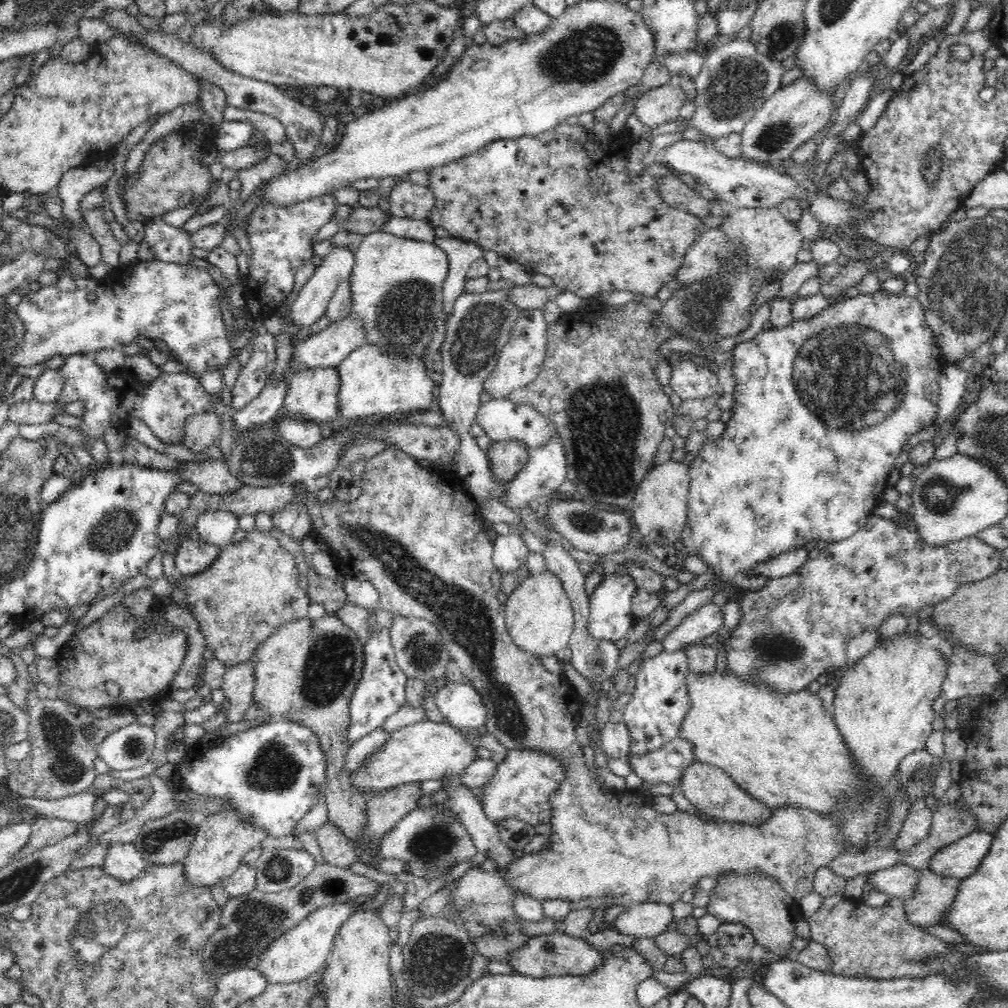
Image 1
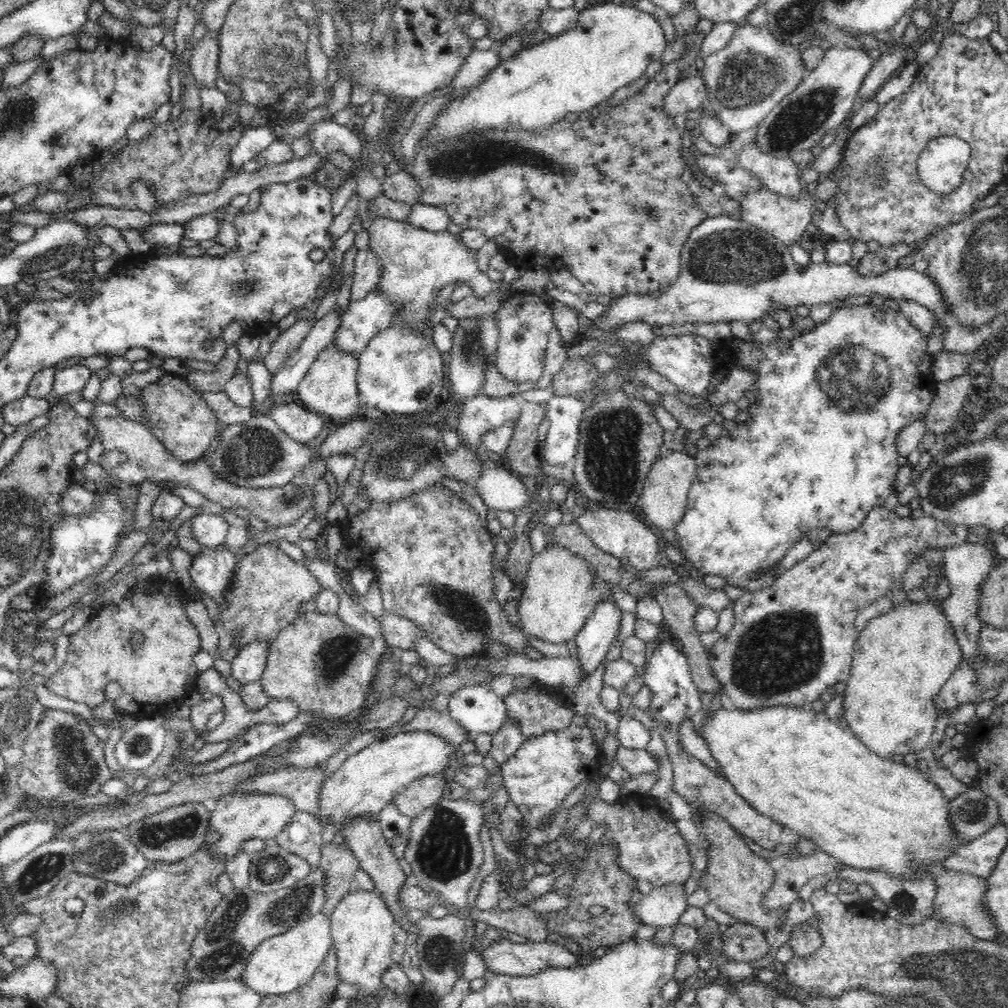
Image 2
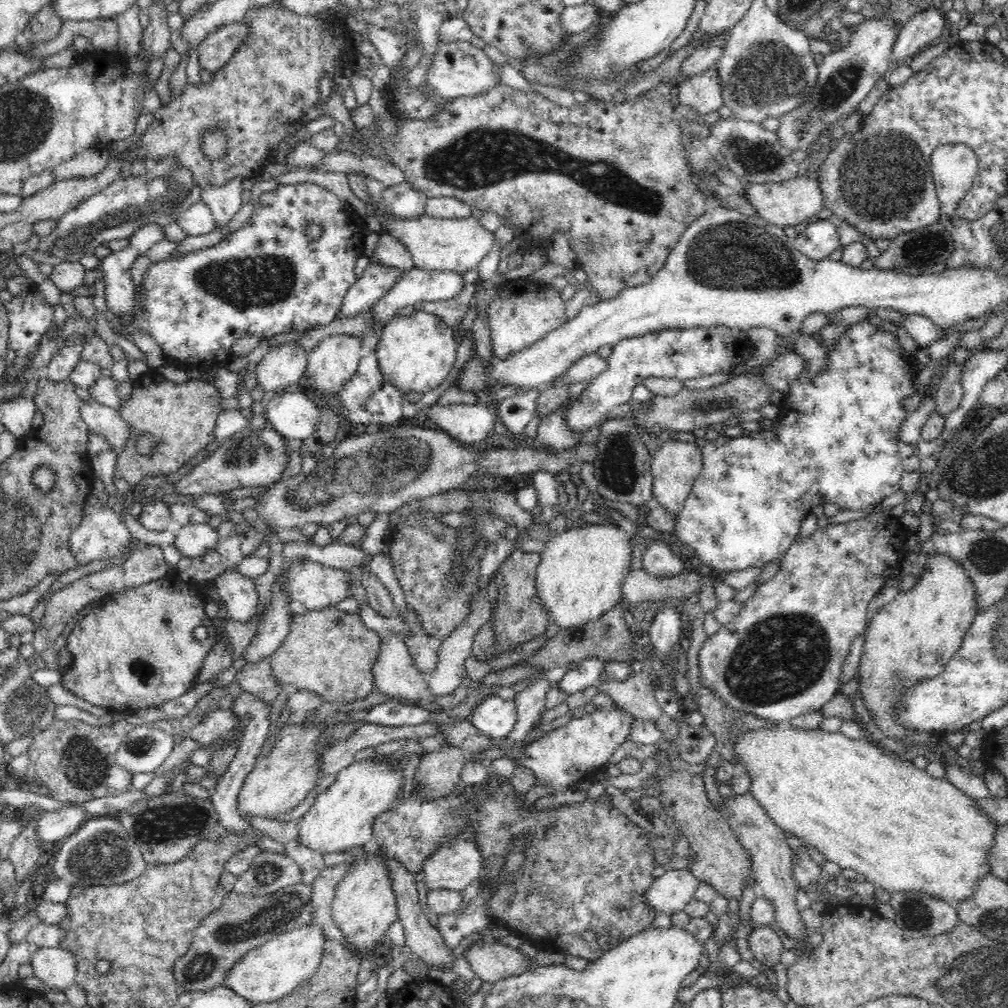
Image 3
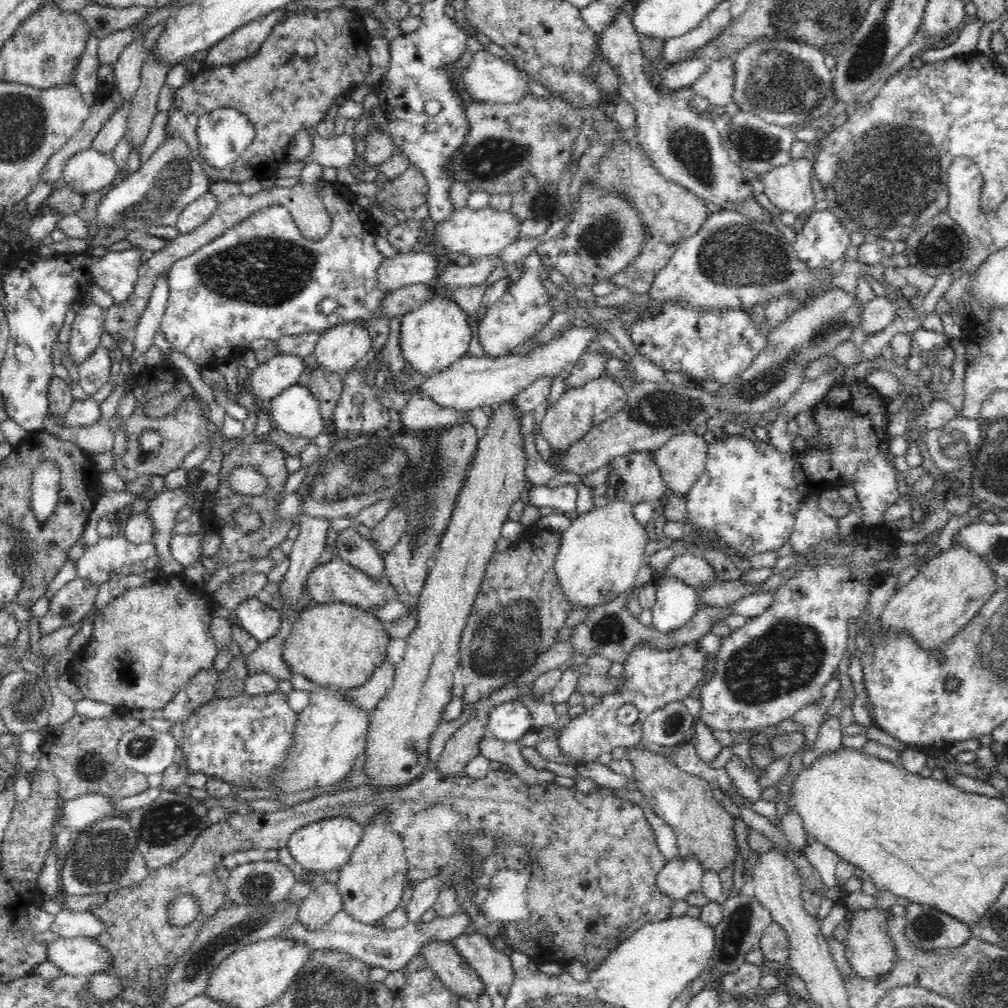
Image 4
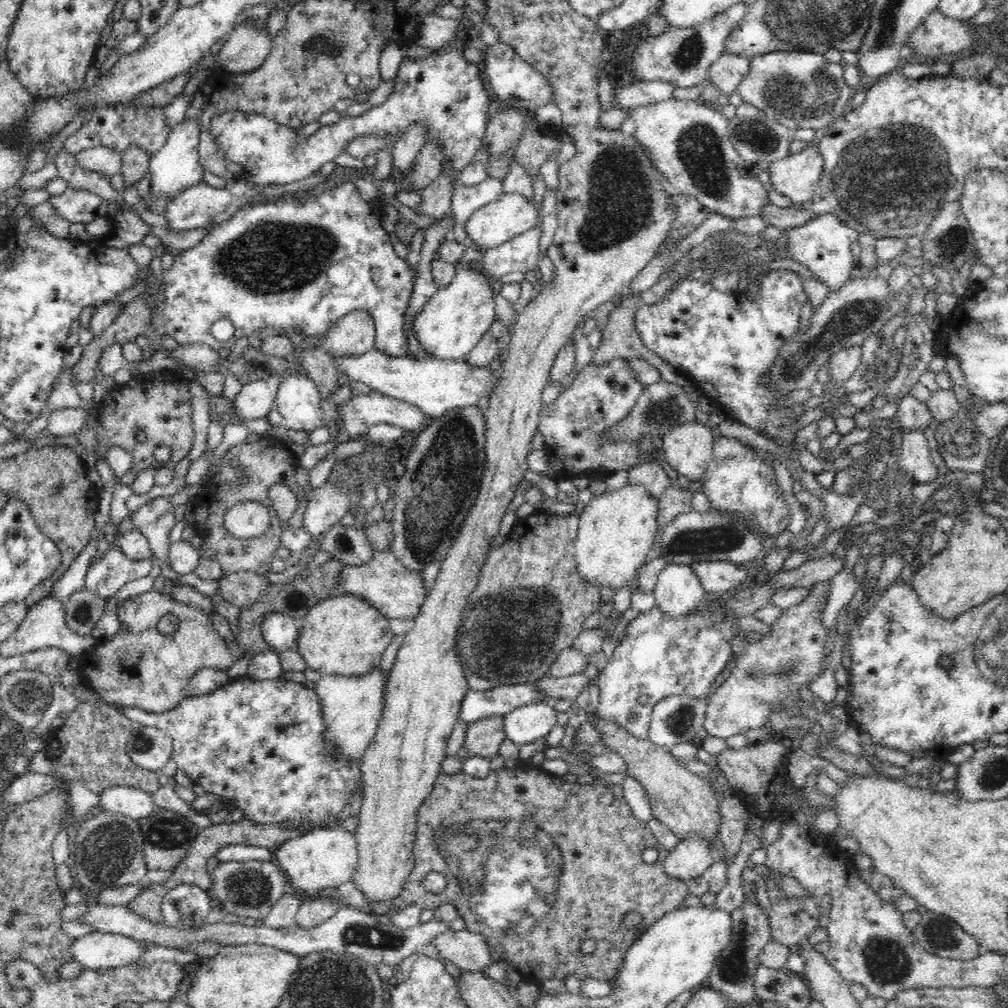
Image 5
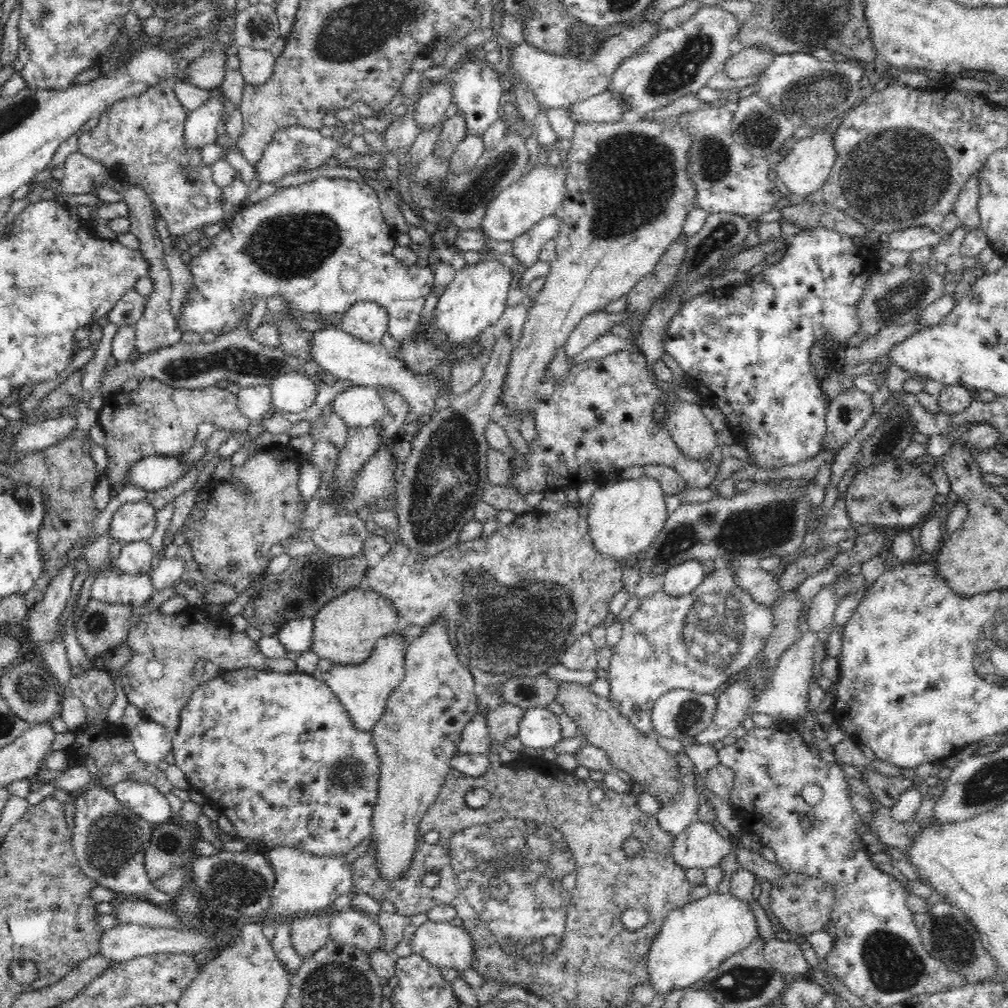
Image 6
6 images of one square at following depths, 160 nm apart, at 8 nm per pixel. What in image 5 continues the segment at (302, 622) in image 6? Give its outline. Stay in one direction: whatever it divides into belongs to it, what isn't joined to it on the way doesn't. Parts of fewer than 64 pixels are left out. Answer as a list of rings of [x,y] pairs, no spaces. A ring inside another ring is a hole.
[[[271,612],[265,614],[265,619],[261,622],[261,631],[272,650],[292,650],[296,647],[300,634],[300,622],[294,617]]]

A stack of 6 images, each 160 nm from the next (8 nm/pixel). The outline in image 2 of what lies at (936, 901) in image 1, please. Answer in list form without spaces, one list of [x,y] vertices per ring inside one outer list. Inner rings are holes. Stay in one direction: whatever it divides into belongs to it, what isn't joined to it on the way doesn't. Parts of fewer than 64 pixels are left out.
[[[944,871],[934,877],[937,888],[936,896],[933,900],[934,920],[942,920],[950,925],[960,925],[968,930],[969,934],[982,940],[1003,941],[998,927],[994,925],[993,920],[987,914],[983,906],[983,894],[986,890],[987,879],[964,874],[962,872]]]

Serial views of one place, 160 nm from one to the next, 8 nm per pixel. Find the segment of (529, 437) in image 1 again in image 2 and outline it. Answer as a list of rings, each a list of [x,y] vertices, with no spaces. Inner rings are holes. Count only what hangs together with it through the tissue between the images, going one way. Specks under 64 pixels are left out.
[[[484,394],[470,398],[464,404],[458,422],[459,438],[467,446],[482,447],[482,437],[496,430],[504,422],[517,420],[521,415],[521,401],[514,397],[489,397]]]

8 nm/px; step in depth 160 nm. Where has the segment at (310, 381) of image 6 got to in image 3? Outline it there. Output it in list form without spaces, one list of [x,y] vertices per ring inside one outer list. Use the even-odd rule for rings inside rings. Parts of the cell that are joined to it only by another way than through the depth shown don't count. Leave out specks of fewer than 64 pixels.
[[[293,388],[279,392],[263,411],[267,420],[289,441],[310,438],[321,417],[318,399]]]

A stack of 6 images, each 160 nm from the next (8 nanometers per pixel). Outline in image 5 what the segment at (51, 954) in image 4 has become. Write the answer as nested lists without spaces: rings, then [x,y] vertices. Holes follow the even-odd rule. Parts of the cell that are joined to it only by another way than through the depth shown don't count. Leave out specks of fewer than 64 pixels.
[[[94,931],[74,939],[69,951],[84,969],[116,969],[133,964],[146,951],[139,942],[127,935]]]

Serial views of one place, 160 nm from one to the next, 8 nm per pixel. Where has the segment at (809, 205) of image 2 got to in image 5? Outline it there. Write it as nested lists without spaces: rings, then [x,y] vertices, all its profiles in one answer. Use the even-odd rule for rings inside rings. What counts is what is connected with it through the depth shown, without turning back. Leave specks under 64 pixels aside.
[[[815,143],[809,144],[808,149],[769,164],[774,190],[789,198],[794,206],[808,206],[812,202],[824,172],[824,159]]]

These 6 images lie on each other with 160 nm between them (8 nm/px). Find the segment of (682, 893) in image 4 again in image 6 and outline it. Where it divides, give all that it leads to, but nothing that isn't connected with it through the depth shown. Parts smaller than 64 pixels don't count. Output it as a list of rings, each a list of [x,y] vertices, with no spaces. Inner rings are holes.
[[[694,820],[675,836],[671,853],[676,864],[686,870],[707,869],[719,865],[724,856],[739,846],[741,835],[742,830],[724,839],[709,823]]]

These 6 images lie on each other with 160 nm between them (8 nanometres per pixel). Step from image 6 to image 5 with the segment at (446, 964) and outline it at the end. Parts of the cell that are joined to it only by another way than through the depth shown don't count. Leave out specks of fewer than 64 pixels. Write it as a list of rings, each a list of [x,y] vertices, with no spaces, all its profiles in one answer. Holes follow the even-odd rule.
[[[446,930],[431,942],[439,954],[462,971],[482,971],[492,965],[490,947],[480,934],[464,930]]]

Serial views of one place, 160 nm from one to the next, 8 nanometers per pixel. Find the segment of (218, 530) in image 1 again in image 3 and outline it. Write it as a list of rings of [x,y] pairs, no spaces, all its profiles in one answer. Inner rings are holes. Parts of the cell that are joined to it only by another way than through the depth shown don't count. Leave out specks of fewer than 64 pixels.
[[[204,522],[183,526],[173,544],[182,556],[196,558],[214,548],[219,540],[219,532]]]

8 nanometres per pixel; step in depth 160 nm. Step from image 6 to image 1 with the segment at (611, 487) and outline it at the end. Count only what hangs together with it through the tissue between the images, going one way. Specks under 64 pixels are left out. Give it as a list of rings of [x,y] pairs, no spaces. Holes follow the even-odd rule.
[[[550,570],[537,575],[529,575],[516,587],[516,590],[508,596],[505,602],[506,626],[514,644],[522,651],[534,654],[538,659],[543,656],[559,656],[565,648],[569,647],[574,624],[574,613],[568,595],[562,586],[560,579]]]

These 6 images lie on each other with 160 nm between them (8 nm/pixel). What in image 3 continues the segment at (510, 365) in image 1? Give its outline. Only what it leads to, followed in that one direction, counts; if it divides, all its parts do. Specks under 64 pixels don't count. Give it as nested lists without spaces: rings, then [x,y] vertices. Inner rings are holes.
[[[528,277],[505,282],[501,286],[501,294],[494,298],[487,309],[494,356],[504,360],[513,353],[532,346],[550,331],[560,328],[568,321],[565,303],[560,297],[560,290],[554,286],[547,287]]]

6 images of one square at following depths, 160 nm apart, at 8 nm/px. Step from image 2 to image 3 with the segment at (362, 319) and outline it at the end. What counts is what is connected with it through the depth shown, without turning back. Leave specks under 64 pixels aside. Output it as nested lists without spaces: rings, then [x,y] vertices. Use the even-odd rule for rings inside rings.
[[[410,269],[406,271],[392,286],[378,299],[378,302],[372,306],[372,321],[374,326],[369,330],[376,330],[379,326],[387,321],[392,321],[396,318],[397,312],[408,306],[414,307],[420,302],[437,302],[445,301],[458,296],[458,293],[463,288],[463,279],[461,274],[456,274],[450,270],[420,270]]]

